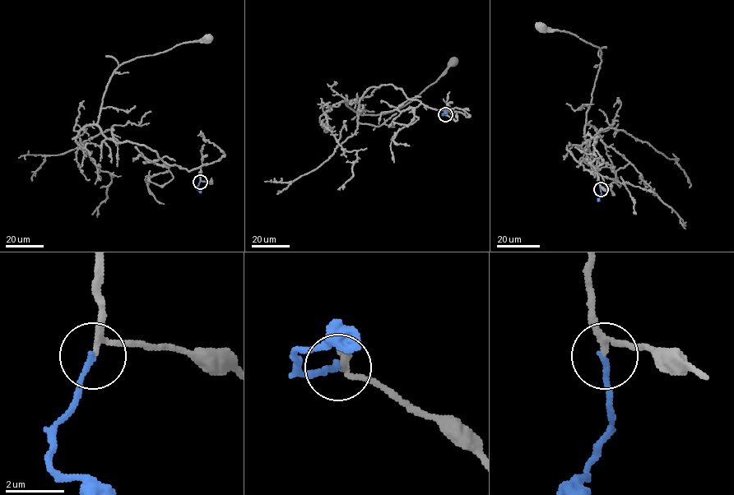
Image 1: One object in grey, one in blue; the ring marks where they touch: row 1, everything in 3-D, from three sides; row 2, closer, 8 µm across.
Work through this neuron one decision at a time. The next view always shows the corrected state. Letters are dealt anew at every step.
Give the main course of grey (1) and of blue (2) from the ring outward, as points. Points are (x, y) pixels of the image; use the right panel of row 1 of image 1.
1: (601, 189), (596, 173), (583, 170), (566, 149), (569, 143), (586, 141), (601, 50), (574, 34), (541, 27)
2: (601, 189), (597, 201)

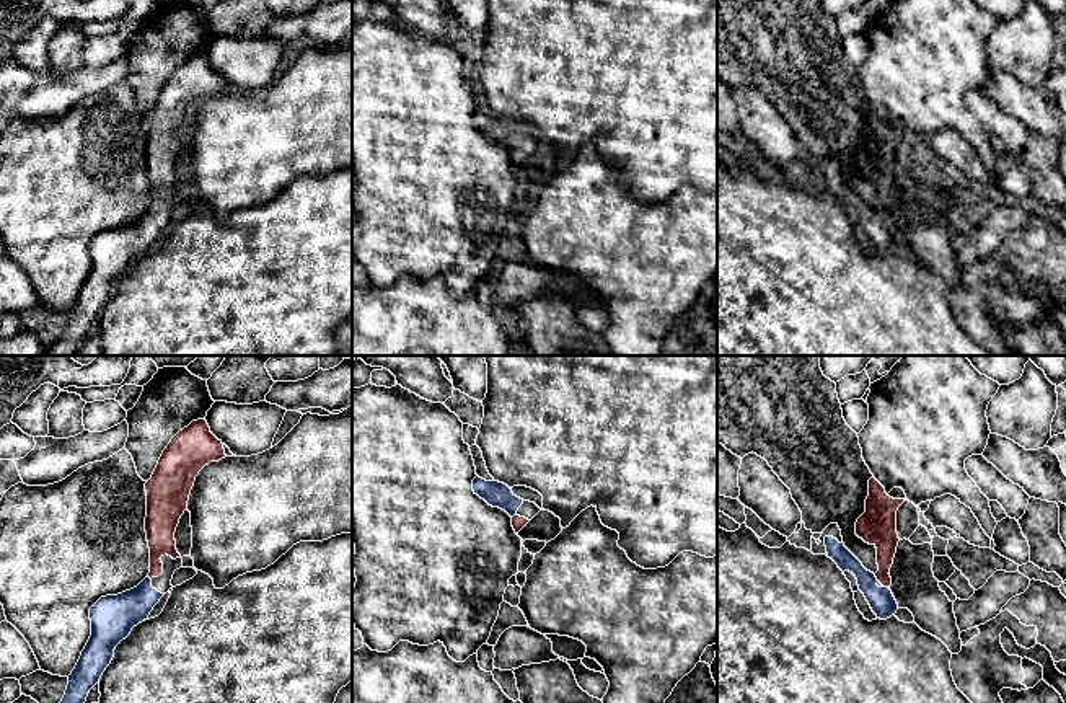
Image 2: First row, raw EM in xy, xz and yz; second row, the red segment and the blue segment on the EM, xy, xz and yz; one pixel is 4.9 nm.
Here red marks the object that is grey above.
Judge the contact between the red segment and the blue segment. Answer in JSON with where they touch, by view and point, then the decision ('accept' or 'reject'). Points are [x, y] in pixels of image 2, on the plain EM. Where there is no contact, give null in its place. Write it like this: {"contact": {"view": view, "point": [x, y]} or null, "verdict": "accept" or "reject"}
{"contact": {"view": "yz", "point": [876, 211]}, "verdict": "accept"}

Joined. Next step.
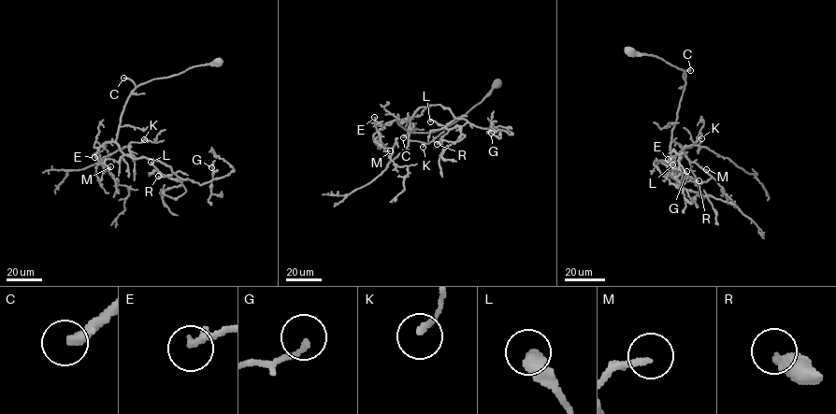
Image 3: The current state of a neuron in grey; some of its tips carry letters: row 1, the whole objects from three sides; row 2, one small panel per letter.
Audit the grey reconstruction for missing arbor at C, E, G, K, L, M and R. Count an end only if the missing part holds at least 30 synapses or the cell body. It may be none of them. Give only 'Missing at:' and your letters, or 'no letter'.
Missing at: C, E

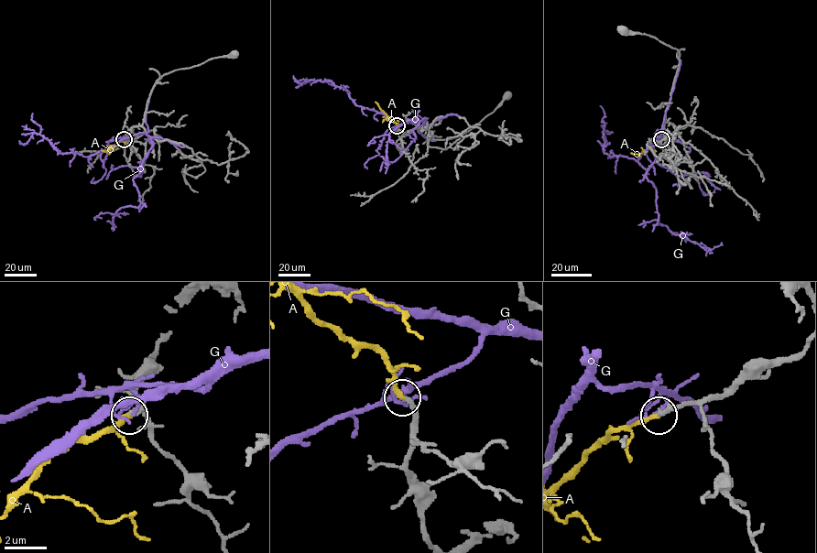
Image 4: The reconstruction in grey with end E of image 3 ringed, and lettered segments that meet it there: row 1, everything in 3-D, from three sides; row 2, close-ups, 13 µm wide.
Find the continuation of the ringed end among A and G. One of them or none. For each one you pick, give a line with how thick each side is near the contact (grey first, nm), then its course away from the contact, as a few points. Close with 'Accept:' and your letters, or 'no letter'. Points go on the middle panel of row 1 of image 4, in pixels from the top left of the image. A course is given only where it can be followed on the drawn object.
A: Thickness 260 nm (grey) against 200 nm. Its course: (397, 125), (375, 102)
Accept: A

